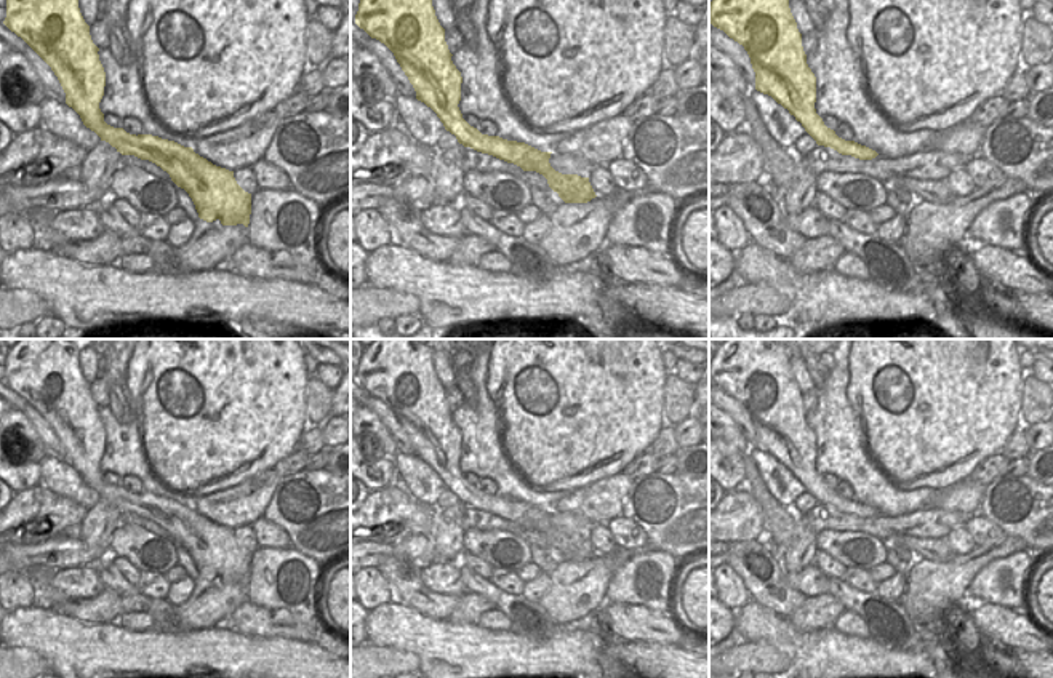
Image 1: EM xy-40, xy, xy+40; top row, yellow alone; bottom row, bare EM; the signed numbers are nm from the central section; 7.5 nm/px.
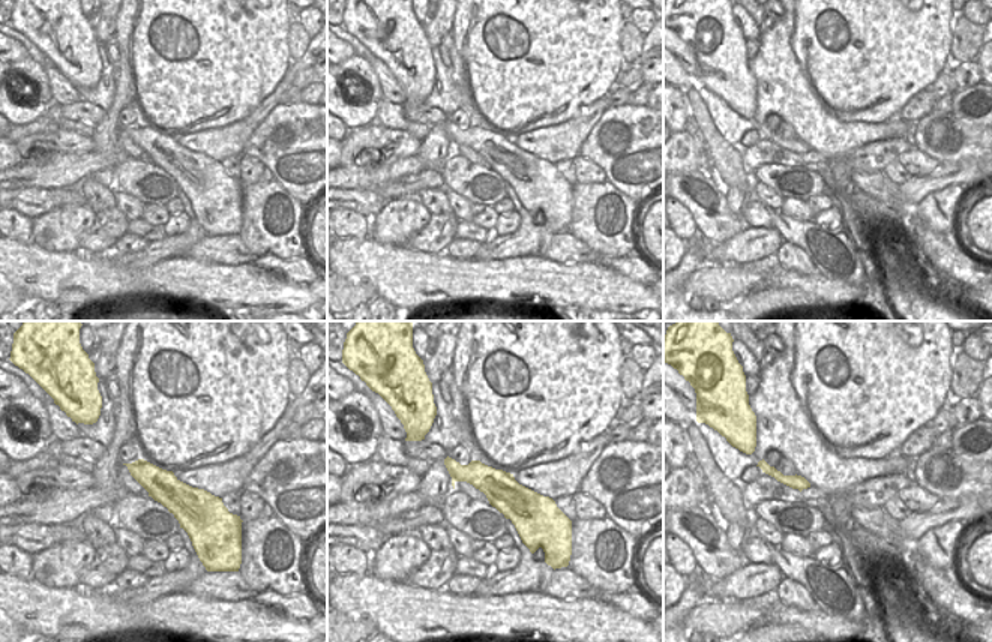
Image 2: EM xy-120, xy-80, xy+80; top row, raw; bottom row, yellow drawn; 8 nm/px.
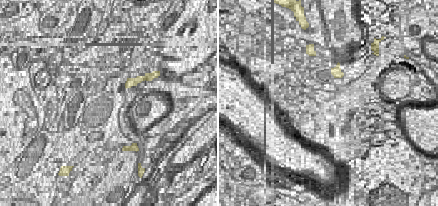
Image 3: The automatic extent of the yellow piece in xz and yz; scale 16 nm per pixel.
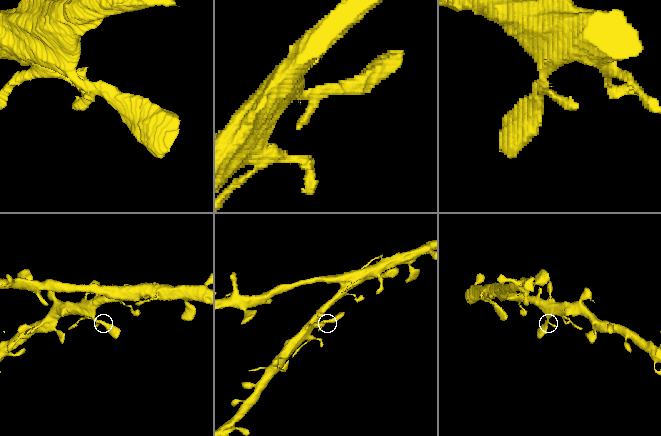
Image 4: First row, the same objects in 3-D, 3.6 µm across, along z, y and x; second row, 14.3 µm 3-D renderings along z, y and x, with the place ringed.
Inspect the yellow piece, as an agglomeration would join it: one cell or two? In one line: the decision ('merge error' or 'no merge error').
no merge error

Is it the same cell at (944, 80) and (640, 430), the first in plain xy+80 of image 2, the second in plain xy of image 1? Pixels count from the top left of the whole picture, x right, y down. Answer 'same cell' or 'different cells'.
different cells

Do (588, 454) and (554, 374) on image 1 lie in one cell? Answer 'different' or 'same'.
same

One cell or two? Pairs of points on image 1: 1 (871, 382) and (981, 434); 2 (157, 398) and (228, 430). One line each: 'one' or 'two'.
1: one
2: one

